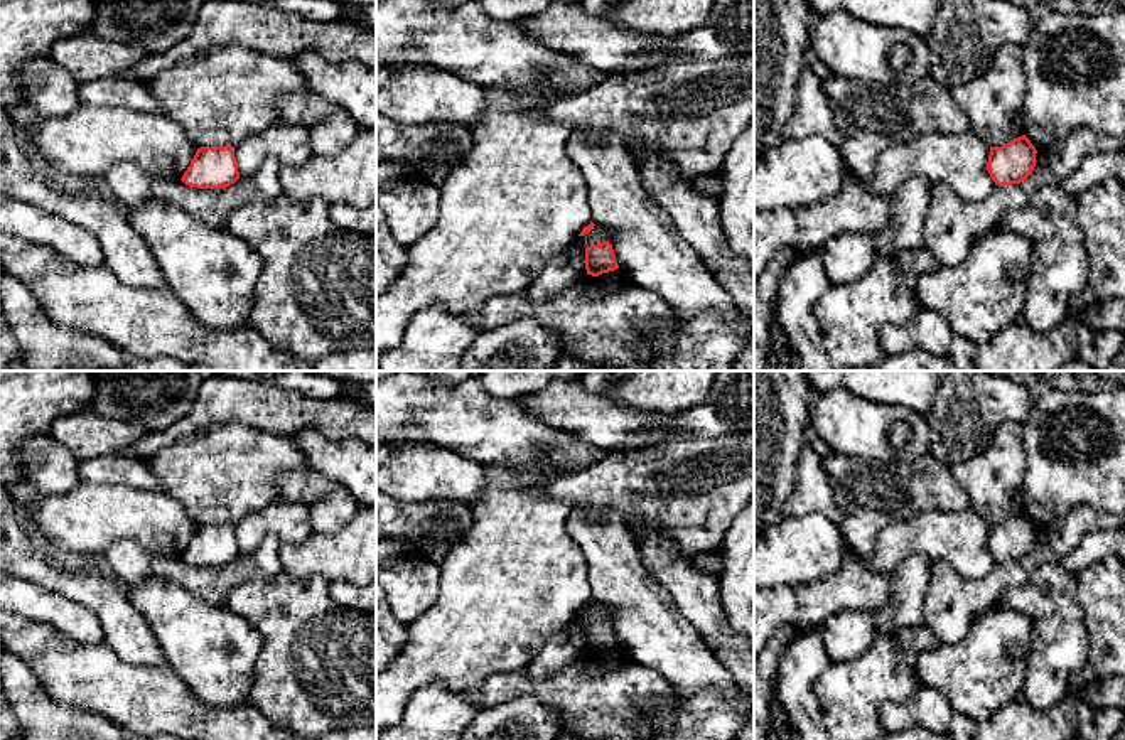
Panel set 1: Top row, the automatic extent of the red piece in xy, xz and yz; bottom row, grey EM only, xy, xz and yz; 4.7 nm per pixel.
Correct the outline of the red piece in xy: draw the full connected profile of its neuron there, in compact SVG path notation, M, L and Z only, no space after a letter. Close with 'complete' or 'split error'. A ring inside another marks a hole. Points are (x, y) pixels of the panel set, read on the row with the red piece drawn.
M201 147L182 175L182 182L197 189L224 189L240 179L234 147Z; complete

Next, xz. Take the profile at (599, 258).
M609 241L590 244L585 248L585 270L587 275L599 276L617 270L616 255Z; complete

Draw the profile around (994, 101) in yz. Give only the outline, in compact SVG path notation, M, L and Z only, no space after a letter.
M1005 44L995 52L993 64L985 74L948 89L968 116L970 130L988 147L1002 147L1025 133L1025 86L1022 49Z

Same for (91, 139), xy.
M79 105L34 130L42 155L62 172L103 177L118 162L133 162L162 179L180 180L197 147L180 123L125 106Z

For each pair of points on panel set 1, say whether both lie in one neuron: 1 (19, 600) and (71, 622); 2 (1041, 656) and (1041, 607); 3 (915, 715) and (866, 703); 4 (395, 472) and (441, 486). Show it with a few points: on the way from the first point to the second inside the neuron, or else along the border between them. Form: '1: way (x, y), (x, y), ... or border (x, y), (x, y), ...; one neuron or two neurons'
1: way (32, 600), (58, 611); one neuron
2: way (1043, 644), (1043, 619); one neuron
3: border (918, 688), (901, 702), (888, 702), (879, 722); two neurons
4: way (407, 474), (429, 474); one neuron

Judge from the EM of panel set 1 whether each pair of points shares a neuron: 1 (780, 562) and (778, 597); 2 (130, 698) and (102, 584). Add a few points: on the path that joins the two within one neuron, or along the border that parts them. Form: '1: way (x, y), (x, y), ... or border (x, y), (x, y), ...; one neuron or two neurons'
1: border (793, 585), (781, 584), (771, 587); two neurons
2: border (105, 641), (125, 661), (159, 666); two neurons

